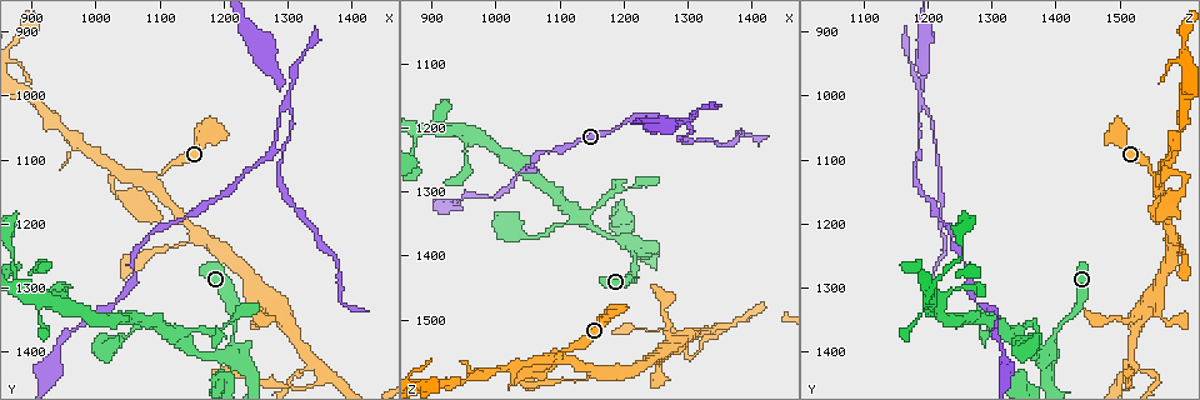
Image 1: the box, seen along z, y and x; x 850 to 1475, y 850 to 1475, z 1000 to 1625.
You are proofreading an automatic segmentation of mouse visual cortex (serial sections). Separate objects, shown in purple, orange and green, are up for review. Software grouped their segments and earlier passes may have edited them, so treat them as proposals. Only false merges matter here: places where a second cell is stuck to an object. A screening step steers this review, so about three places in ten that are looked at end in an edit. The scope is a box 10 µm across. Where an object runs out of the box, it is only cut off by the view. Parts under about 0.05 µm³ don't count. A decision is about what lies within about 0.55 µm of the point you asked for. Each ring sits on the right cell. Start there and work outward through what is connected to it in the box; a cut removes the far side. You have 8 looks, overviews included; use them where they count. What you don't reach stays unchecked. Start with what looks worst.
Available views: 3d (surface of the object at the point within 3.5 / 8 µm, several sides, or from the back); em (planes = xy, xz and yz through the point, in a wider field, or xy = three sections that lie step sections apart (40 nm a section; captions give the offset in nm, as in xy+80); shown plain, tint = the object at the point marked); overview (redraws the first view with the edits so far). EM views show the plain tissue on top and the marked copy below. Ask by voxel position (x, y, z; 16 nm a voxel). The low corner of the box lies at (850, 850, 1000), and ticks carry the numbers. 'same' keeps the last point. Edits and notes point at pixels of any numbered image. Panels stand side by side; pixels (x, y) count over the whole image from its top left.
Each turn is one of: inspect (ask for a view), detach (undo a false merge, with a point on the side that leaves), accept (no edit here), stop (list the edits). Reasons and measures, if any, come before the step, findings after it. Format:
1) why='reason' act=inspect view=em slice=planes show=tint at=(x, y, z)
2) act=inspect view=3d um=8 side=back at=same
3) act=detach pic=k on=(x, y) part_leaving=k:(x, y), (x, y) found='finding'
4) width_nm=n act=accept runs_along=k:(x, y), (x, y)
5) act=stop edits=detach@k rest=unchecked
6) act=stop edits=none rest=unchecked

why='thin neck' act=inspect view=3d um=3.5 at=(1085, 1135, 1555)

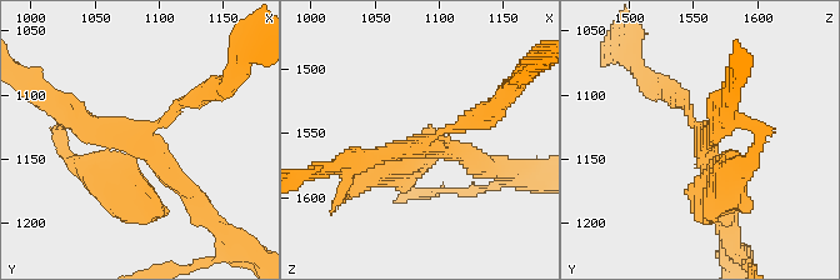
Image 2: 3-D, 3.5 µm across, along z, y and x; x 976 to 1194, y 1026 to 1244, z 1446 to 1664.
arms=4 arm_widths_nm=250,250,250,350 act=inspect view=em slice=xy step=5 show=tint at=(1090, 1134, 1558)

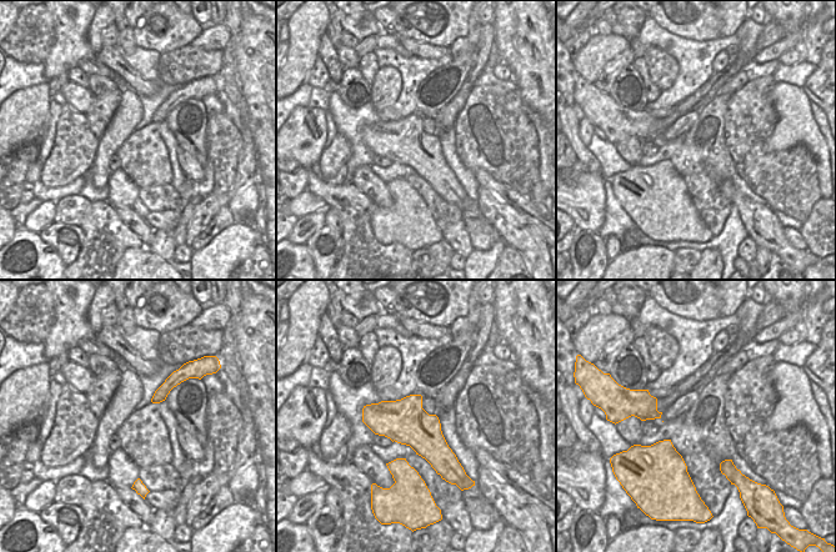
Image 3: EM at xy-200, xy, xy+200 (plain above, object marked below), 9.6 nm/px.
act=accept found='continuous, no second cell'

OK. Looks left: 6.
why='four or more arms meet' act=inspect view=3d um=3.5 at=(1355, 1435, 1515)

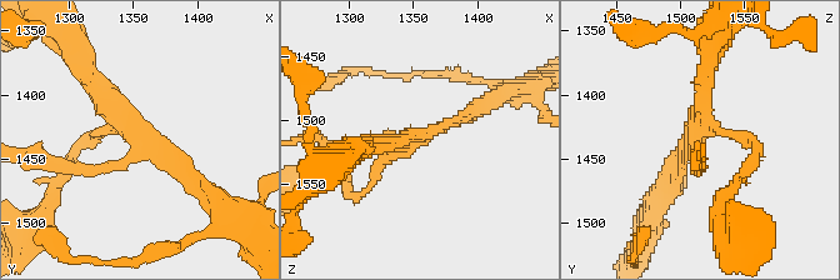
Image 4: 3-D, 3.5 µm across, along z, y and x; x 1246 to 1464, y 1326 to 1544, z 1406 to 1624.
arms=4 arm_widths_nm=150,150,150,250 act=inspect view=em slice=planes show=tint at=(1352, 1436, 1516)

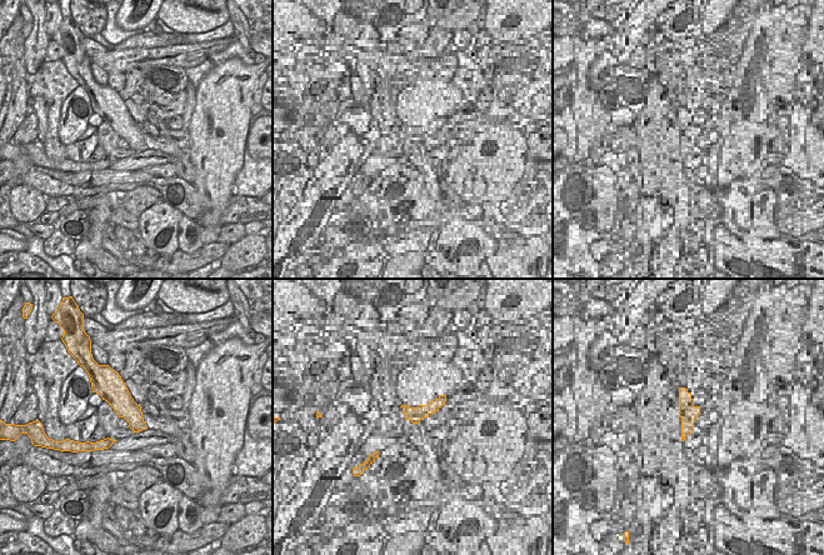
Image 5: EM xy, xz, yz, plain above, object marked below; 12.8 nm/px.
act=accept runs_along=4:(86, 73), (136, 149), (105, 169), (68, 169) found='continuous, no second cell'

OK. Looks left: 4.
act=inspect view=3d um=3.5 at=(1125, 1375, 1340)

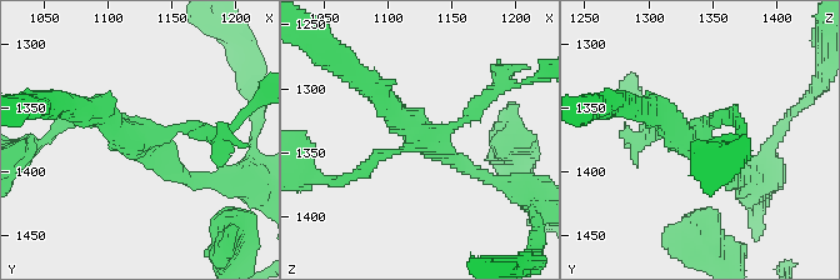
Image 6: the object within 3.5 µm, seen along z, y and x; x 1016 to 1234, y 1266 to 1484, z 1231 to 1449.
arms=4 arm_widths_nm=100,150,200,300 why='need the tissue' act=inspect view=em slice=xy step=1 show=tint at=(1124, 1378, 1340)

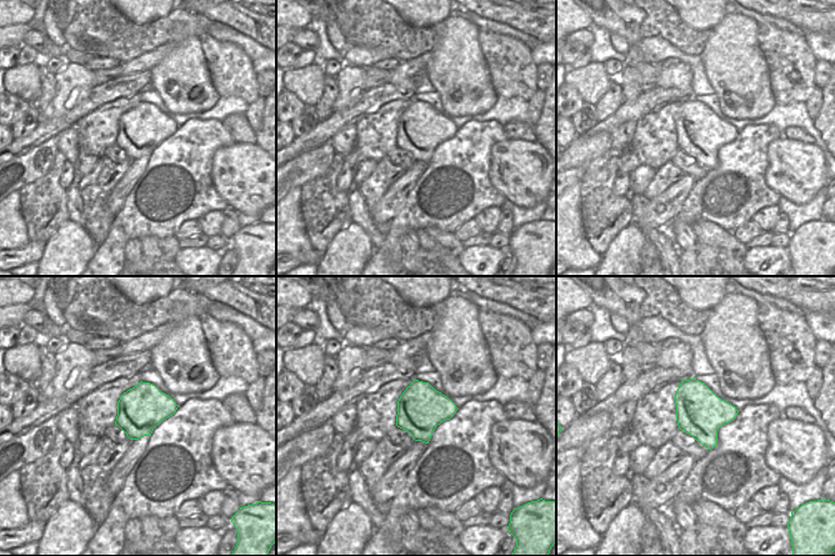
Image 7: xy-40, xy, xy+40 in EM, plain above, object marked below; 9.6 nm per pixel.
act=inspect view=em slice=planes show=tint at=same

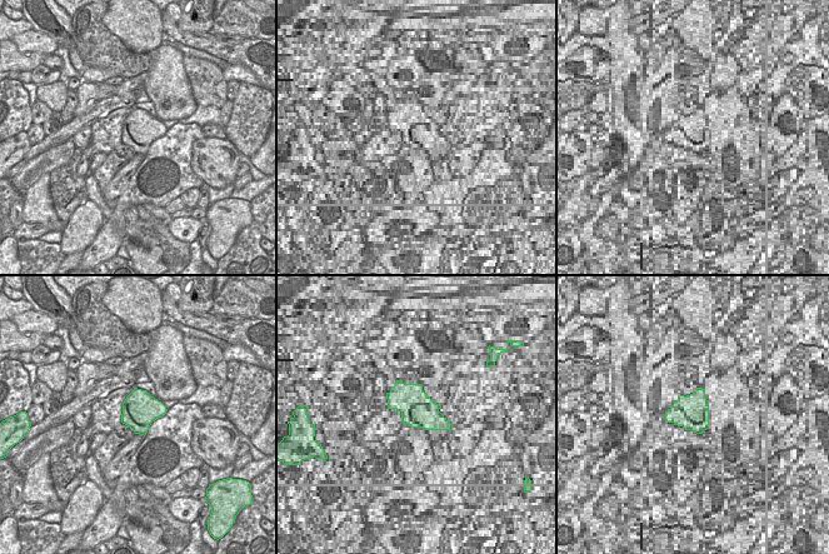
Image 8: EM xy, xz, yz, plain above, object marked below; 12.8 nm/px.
act=accept runs_along=6:(480, 173), (426, 148), (365, 84) found='all the same cell'

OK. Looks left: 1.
act=stop edits=none rest=unchecked

